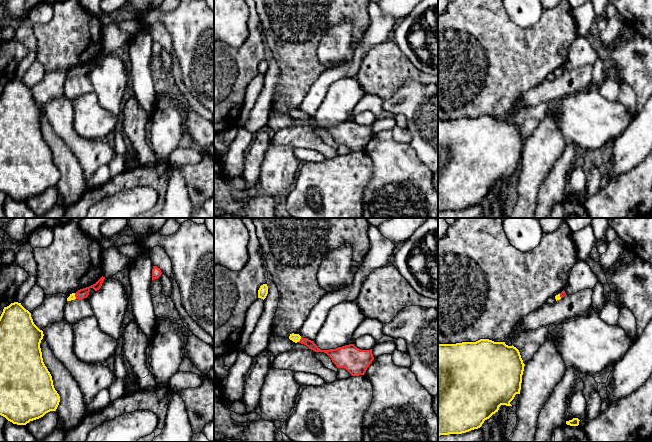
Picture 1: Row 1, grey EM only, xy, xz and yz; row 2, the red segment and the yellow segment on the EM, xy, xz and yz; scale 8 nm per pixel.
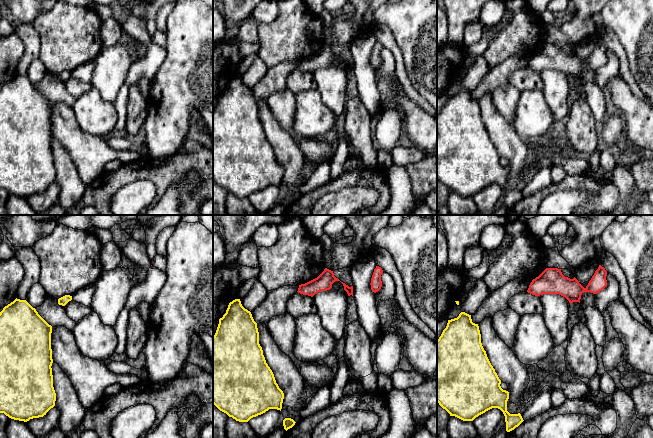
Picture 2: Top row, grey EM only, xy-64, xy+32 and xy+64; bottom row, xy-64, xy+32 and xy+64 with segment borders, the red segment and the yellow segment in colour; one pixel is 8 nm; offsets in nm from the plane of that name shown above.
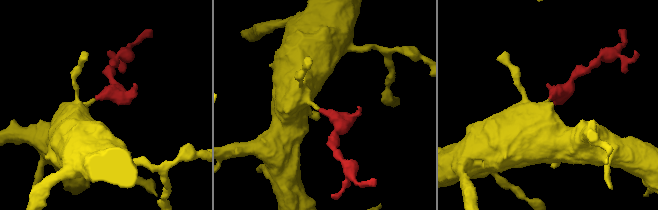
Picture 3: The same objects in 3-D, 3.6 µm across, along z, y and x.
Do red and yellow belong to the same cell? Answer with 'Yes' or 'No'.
Yes

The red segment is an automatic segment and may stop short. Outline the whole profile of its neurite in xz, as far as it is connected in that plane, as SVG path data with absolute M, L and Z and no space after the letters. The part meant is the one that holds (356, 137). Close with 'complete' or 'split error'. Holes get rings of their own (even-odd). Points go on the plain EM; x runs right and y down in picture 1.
M292 109L289 115L295 119L299 118L304 120L315 128L326 129L337 144L346 145L352 152L364 151L374 136L372 125L361 126L354 120L345 121L336 125L321 126L314 117L303 114L299 110Z | split error

